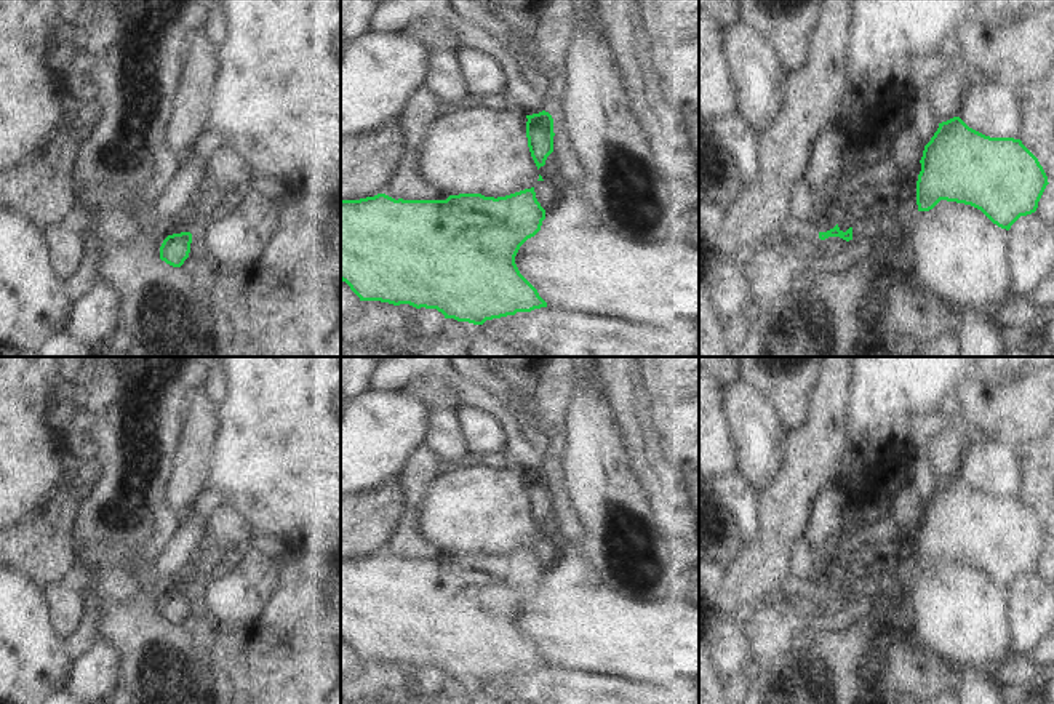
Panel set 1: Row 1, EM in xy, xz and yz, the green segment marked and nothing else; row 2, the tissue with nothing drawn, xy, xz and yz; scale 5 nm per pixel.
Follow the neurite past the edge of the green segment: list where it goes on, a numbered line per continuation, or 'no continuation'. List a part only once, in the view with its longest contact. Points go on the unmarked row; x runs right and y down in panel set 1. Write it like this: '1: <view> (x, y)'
no continuation

